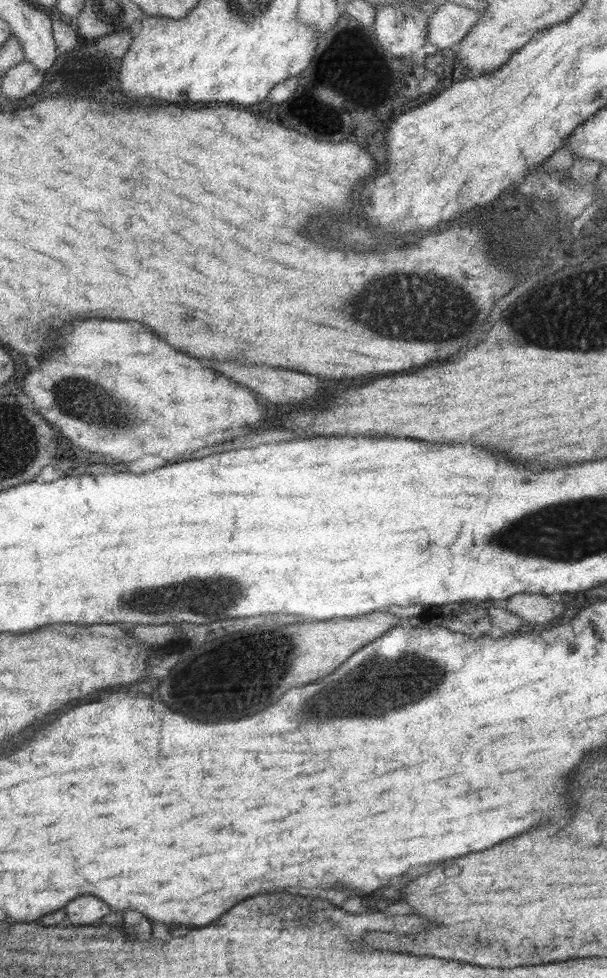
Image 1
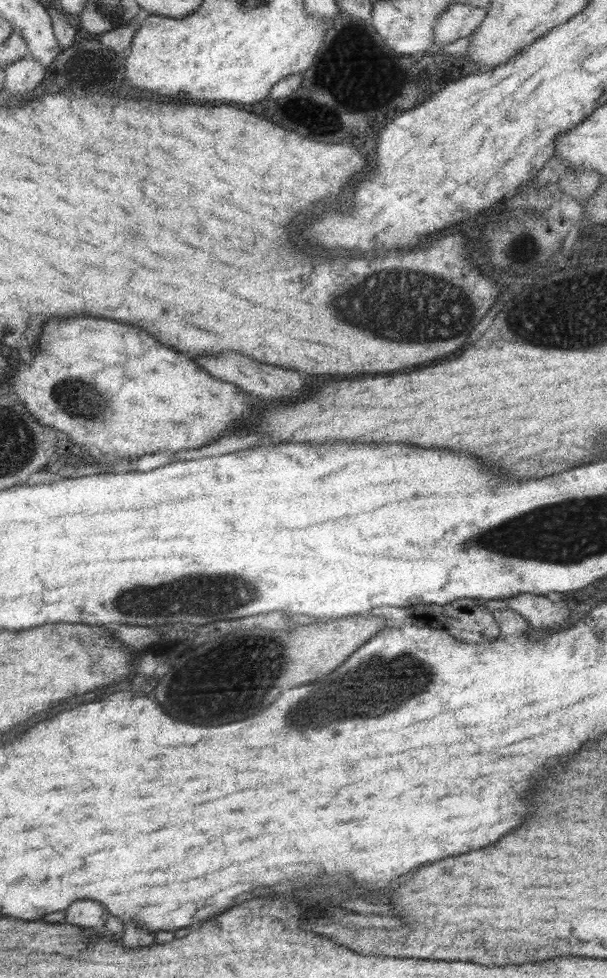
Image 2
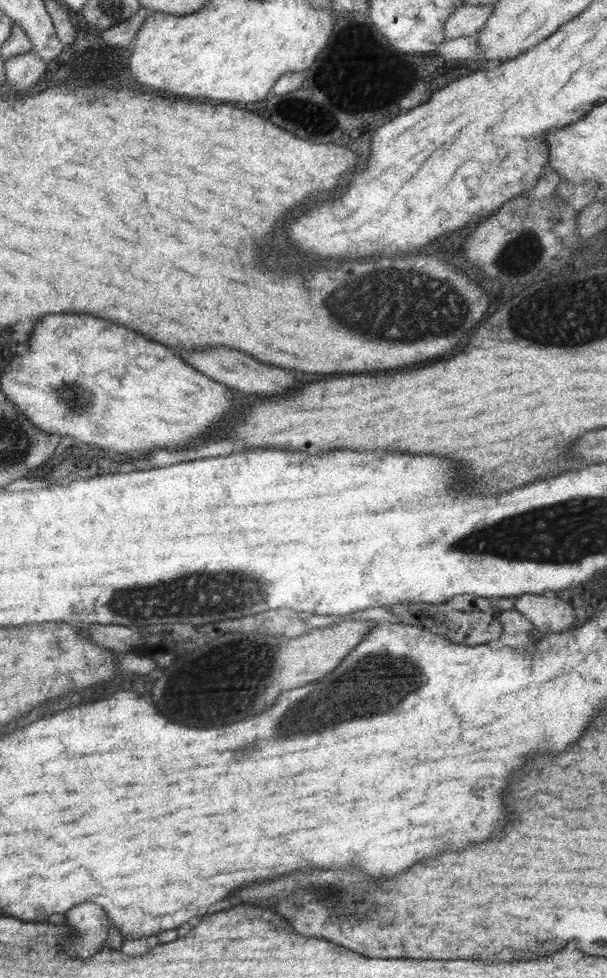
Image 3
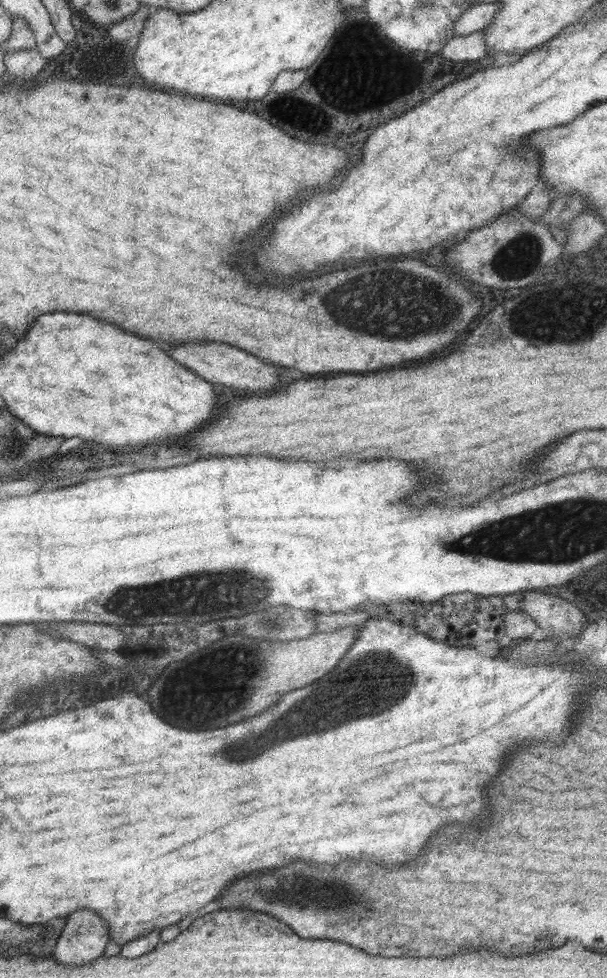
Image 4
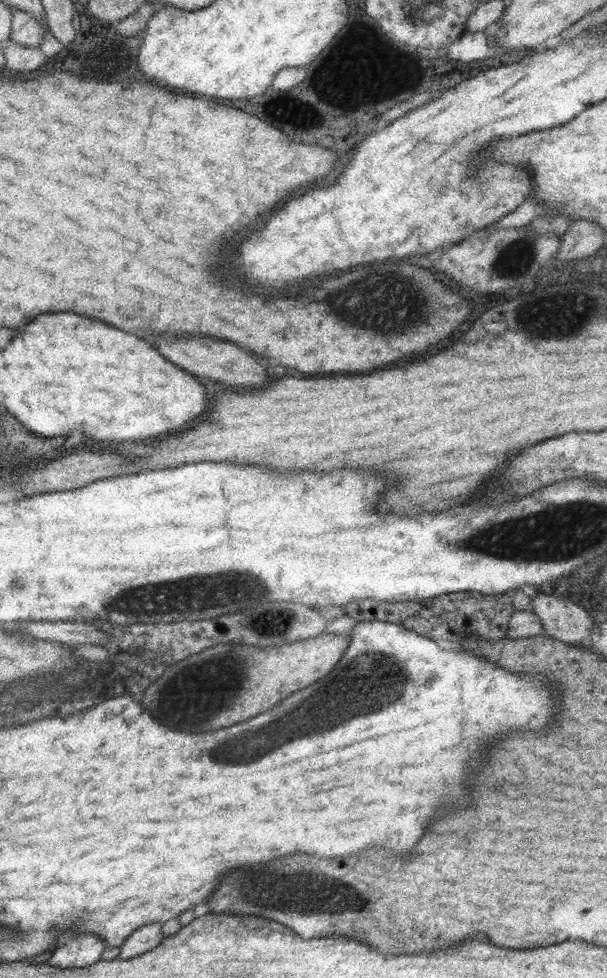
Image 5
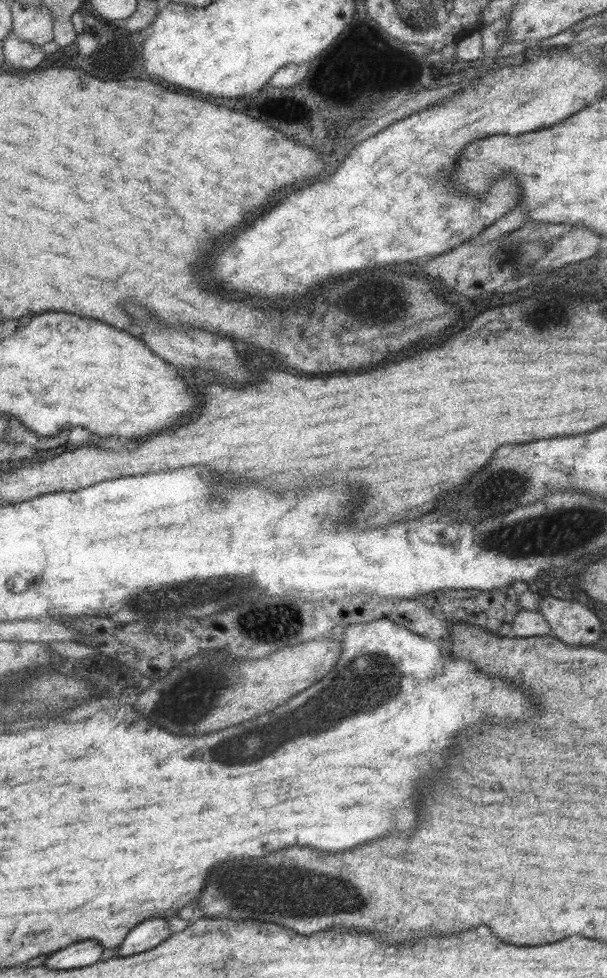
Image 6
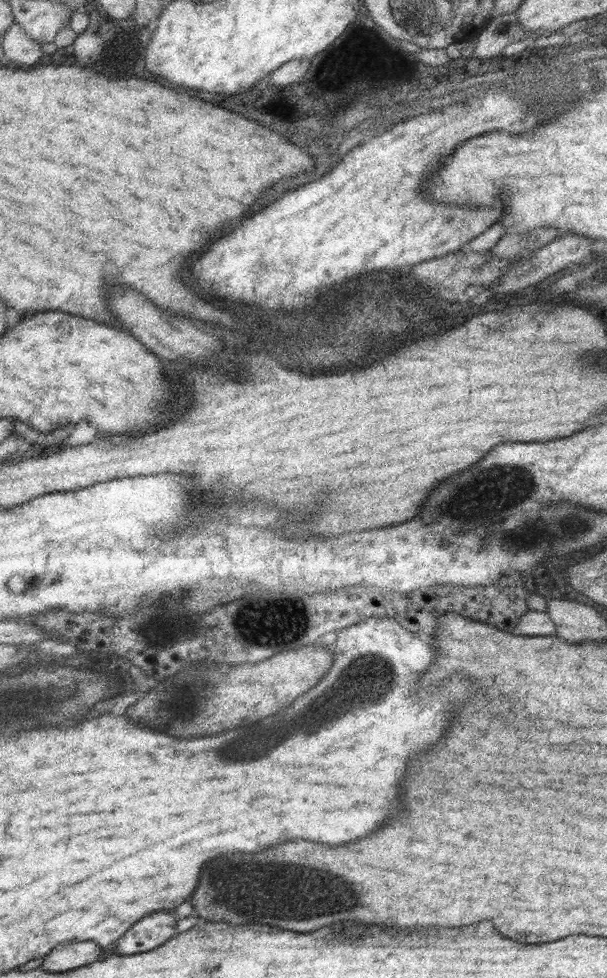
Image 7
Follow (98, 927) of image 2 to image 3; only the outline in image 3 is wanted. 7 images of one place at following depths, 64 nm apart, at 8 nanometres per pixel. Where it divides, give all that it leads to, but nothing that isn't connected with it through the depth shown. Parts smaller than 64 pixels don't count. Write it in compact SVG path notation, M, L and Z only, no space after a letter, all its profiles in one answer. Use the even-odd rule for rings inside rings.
M89 902L77 904L67 910L65 920L72 932L72 937L64 944L68 956L89 958L106 946L107 918L99 906Z

